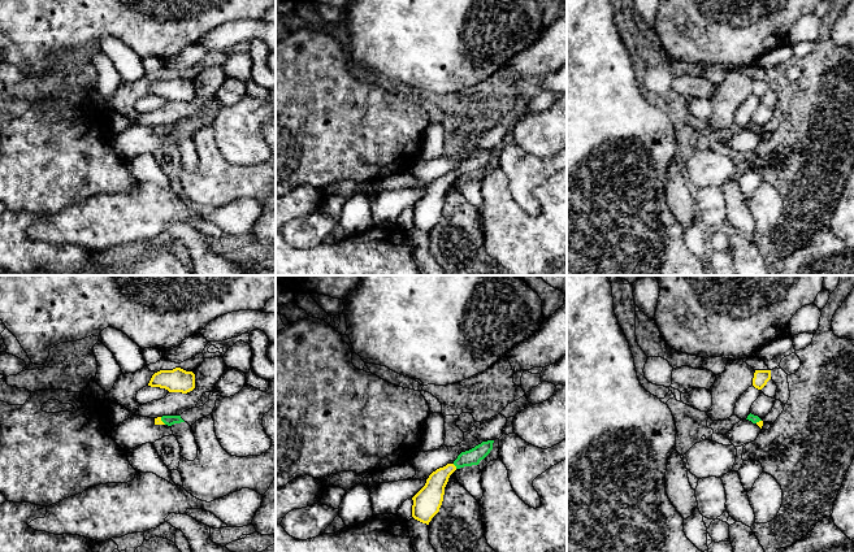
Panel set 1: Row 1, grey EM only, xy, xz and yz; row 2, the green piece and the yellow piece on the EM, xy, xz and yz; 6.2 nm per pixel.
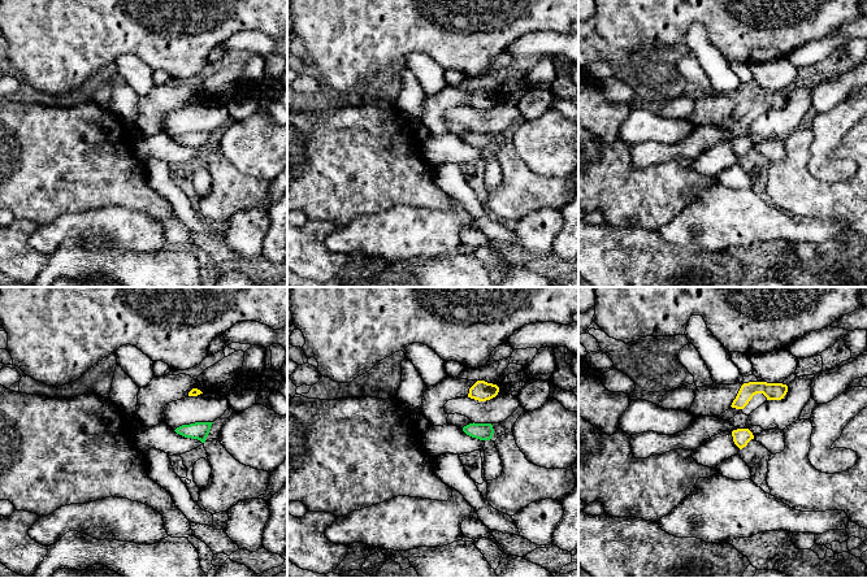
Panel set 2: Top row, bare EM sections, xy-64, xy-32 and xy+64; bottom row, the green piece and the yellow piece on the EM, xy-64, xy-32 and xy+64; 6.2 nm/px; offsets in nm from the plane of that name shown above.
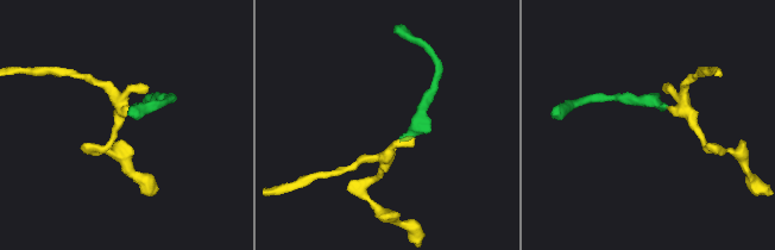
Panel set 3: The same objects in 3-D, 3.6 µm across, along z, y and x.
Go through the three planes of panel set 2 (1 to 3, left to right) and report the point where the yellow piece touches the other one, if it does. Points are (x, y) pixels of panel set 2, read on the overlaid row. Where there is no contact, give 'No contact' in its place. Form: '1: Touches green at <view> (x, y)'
1: No contact
2: No contact
3: No contact

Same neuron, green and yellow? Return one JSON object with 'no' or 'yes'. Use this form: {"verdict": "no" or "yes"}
{"verdict": "yes"}

